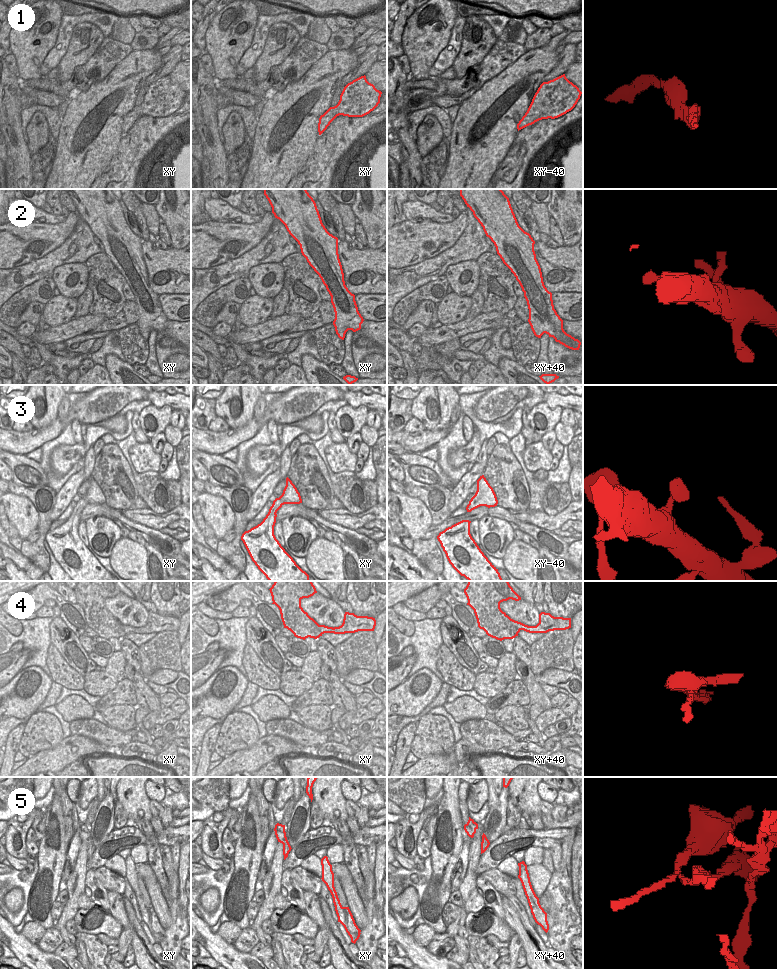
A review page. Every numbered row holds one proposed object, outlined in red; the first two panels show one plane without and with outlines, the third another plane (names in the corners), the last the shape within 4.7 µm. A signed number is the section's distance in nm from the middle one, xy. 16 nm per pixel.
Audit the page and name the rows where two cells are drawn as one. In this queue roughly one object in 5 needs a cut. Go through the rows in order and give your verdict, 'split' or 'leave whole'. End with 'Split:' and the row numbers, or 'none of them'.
1: leave whole
2: leave whole
3: leave whole
4: split
5: split
Split: 4, 5

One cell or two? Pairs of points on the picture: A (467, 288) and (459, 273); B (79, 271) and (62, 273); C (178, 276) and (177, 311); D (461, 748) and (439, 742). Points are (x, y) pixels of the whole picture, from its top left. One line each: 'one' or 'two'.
A: one
B: one
C: two
D: two

